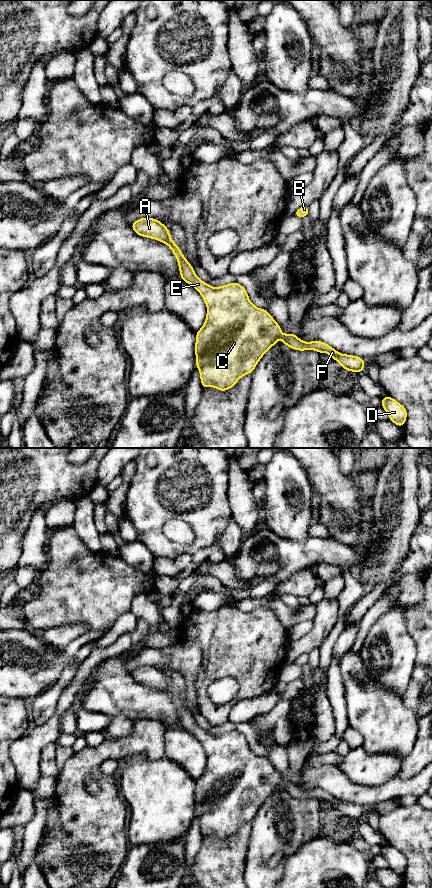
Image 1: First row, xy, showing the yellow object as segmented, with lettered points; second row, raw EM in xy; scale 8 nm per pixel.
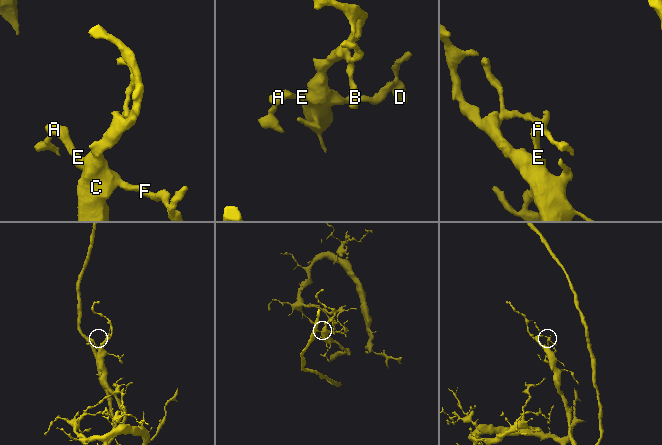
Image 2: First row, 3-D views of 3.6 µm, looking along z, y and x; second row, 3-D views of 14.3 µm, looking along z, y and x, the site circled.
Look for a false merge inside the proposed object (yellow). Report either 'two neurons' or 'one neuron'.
one neuron

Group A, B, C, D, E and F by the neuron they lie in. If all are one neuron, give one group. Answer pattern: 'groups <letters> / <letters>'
groups A B C D E F

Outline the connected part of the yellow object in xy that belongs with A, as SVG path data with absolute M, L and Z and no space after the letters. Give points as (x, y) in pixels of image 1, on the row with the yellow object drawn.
M144 217L132 223L131 227L137 235L158 240L170 247L177 259L181 280L193 286L201 294L207 306L206 319L200 330L196 332L195 342L196 367L200 372L203 389L215 387L219 391L227 391L234 387L241 377L254 371L266 351L275 346L280 339L285 346L293 350L314 350L320 354L327 353L331 359L341 364L342 369L355 373L364 371L365 360L361 357L339 353L320 340L305 342L293 333L283 334L280 325L266 309L257 308L252 304L245 287L239 283L233 282L212 287L199 279L192 265L172 240L169 229L159 220Z

